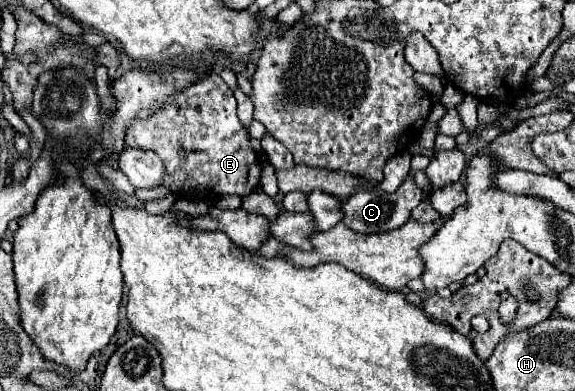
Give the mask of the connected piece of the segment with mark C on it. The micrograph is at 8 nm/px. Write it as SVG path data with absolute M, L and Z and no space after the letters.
M407 177L405 183L395 193L385 193L383 189L367 189L367 191L355 193L347 201L343 201L343 205L341 205L343 223L349 229L353 229L355 233L365 233L365 235L397 229L409 219L411 209L417 207L423 199L423 193L419 193L419 189L415 189L415 187L417 185L411 181L411 177Z

